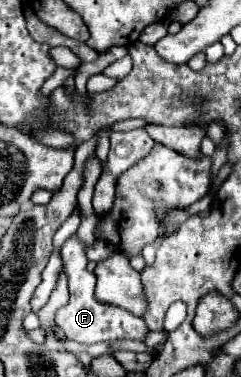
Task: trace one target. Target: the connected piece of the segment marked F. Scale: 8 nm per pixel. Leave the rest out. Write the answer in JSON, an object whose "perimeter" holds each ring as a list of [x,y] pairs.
{"perimeter":[[[72,236],[66,240],[62,246],[62,260],[64,268],[68,274],[68,288],[70,288],[70,300],[66,306],[62,306],[56,312],[56,326],[66,334],[66,338],[82,342],[82,344],[96,344],[96,342],[108,342],[108,340],[138,340],[142,342],[148,336],[148,328],[142,318],[116,308],[116,306],[106,306],[100,304],[94,298],[94,286],[96,286],[96,276],[94,272],[86,270],[86,254],[84,254],[84,244]]]}

